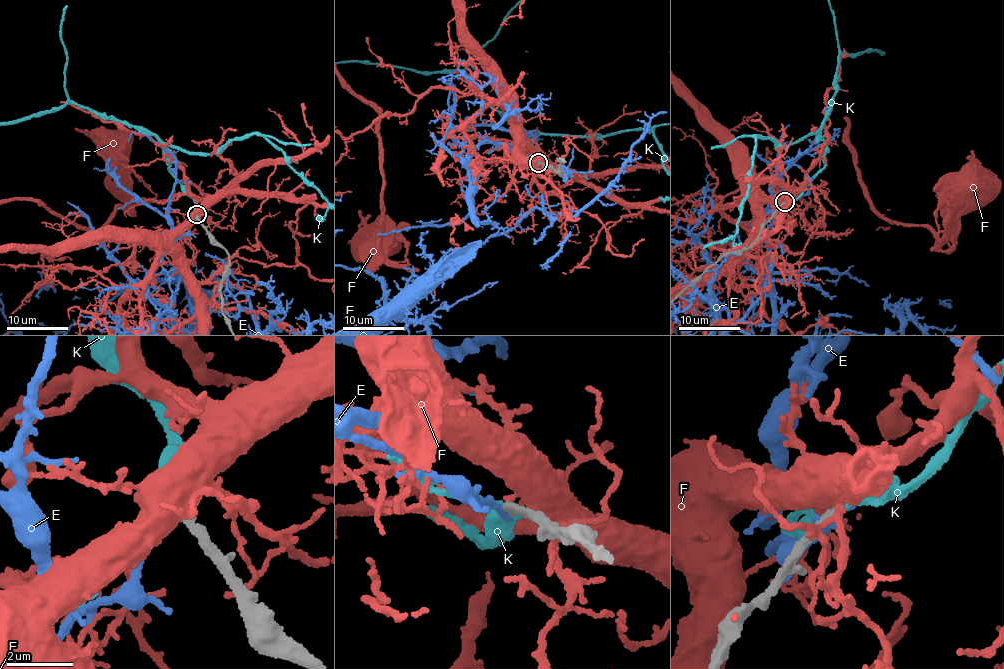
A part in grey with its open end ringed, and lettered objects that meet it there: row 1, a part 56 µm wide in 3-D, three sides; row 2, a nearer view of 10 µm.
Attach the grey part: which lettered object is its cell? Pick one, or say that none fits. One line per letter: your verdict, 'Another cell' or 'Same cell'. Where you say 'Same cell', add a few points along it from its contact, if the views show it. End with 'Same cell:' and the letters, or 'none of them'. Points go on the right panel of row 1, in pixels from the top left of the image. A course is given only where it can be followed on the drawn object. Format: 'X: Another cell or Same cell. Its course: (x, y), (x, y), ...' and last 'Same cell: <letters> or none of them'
E: Another cell
F: Another cell
K: Same cell
Same cell: K

